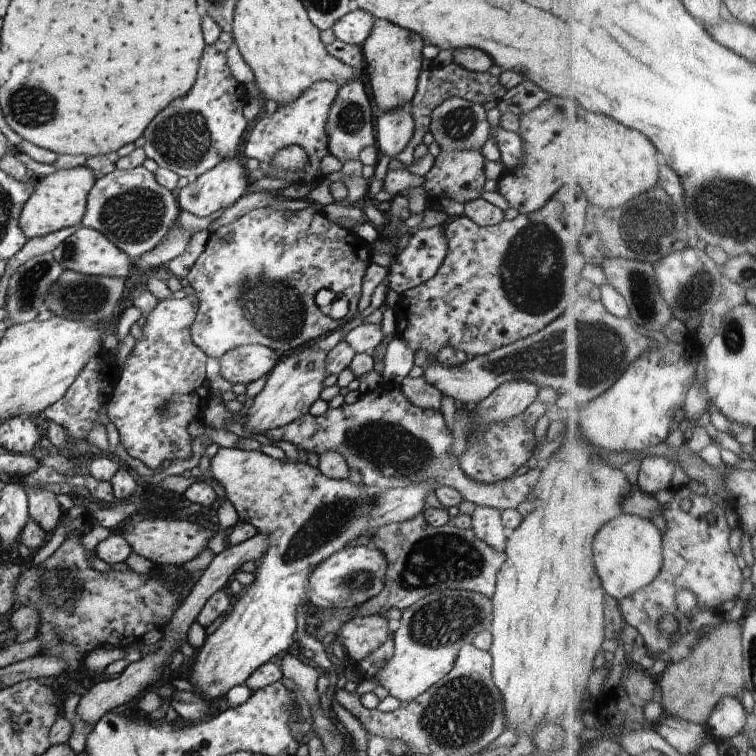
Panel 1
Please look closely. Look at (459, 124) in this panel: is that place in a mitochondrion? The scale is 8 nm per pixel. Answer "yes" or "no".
yes

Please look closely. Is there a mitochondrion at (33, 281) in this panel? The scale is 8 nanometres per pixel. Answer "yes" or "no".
yes

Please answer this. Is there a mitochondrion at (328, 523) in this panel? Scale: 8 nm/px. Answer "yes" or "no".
yes

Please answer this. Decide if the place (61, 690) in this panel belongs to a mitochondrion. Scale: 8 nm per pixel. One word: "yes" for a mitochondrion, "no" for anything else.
no

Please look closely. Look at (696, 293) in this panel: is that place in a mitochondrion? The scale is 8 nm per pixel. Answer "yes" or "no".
yes

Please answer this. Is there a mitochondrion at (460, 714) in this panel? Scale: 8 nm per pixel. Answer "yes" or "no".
yes

